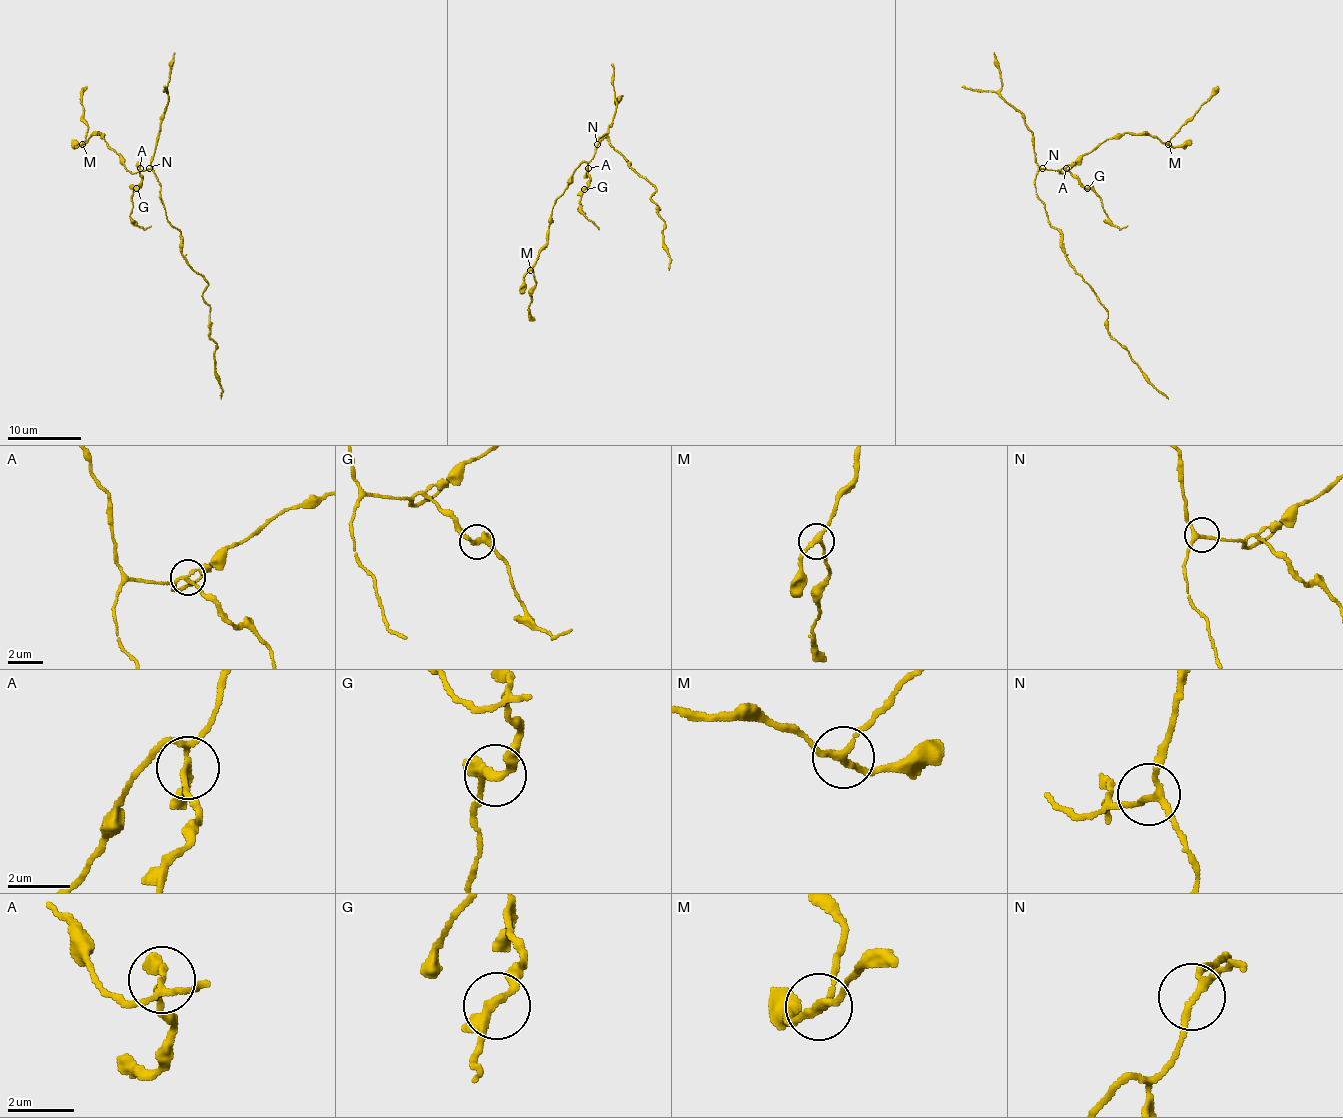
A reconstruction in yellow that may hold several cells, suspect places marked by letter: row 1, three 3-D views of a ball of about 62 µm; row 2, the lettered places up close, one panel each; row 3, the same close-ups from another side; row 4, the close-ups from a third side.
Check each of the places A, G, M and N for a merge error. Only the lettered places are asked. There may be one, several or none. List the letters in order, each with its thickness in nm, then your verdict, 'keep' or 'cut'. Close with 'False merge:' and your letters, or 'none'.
A: 160 nm thick; keep
G: 280 nm thick; keep
M: 200 nm thick; keep
N: 180 nm thick; keep
False merge: none

